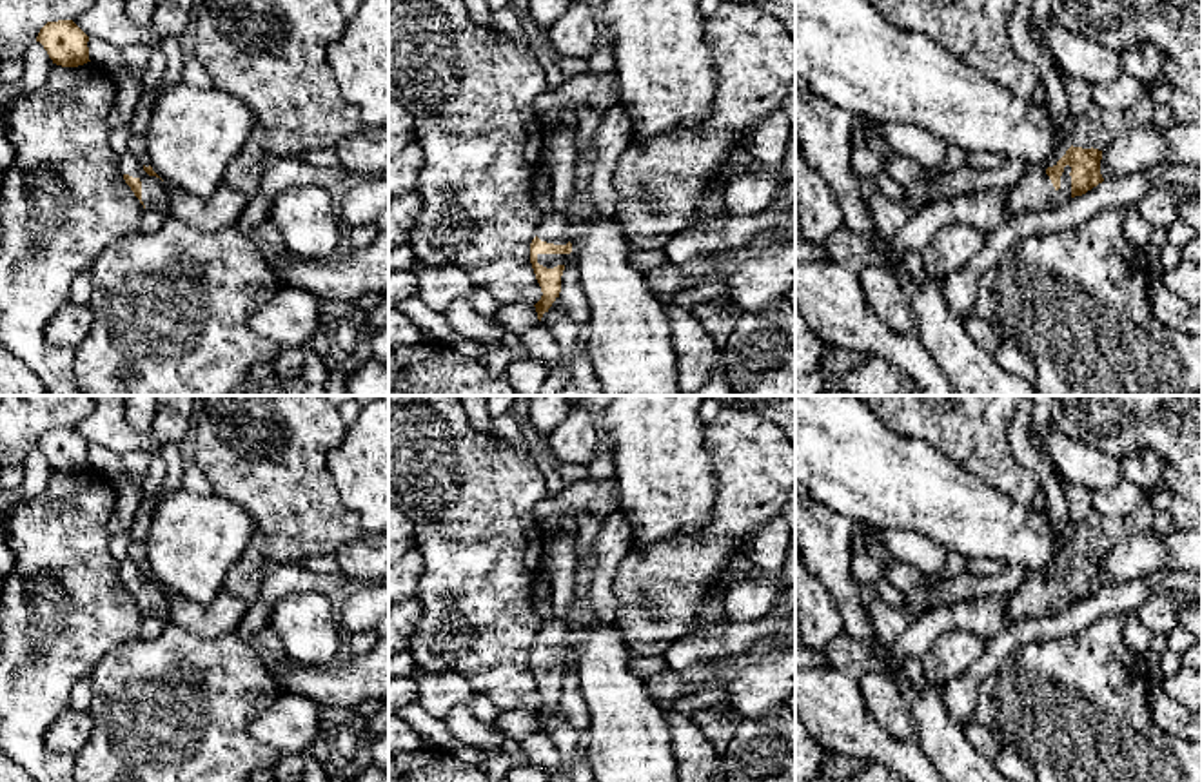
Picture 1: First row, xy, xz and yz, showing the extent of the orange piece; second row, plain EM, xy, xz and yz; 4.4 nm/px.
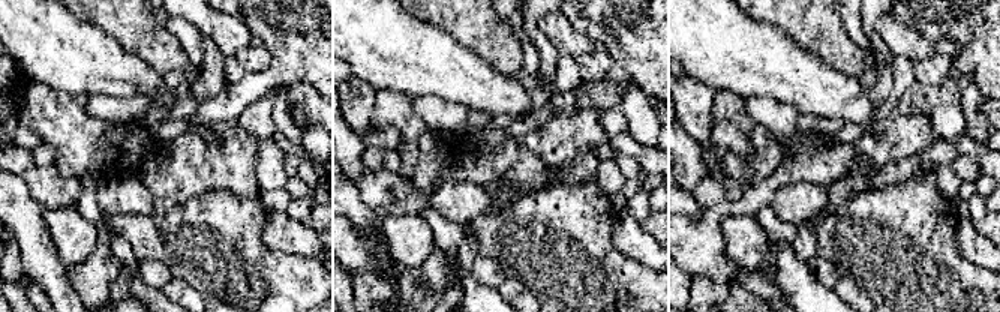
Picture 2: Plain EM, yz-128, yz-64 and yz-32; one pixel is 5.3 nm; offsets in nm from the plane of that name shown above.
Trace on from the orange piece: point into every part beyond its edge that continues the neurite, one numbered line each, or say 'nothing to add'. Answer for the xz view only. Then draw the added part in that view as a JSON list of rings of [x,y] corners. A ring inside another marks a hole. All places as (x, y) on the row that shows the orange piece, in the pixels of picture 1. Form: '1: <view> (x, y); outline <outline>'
1: xz (547, 260); outline [[[537,254],[537,263],[547,269],[565,265],[568,259],[570,259],[570,254]]]

